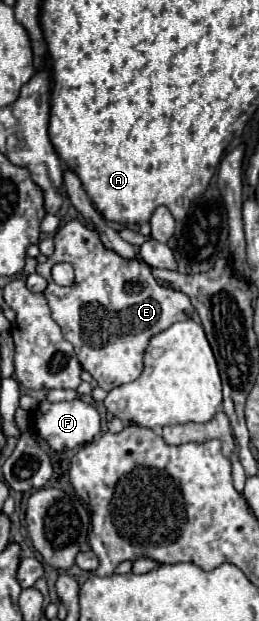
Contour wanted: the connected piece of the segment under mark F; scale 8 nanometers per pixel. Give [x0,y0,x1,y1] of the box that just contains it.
[35,399,101,451]

